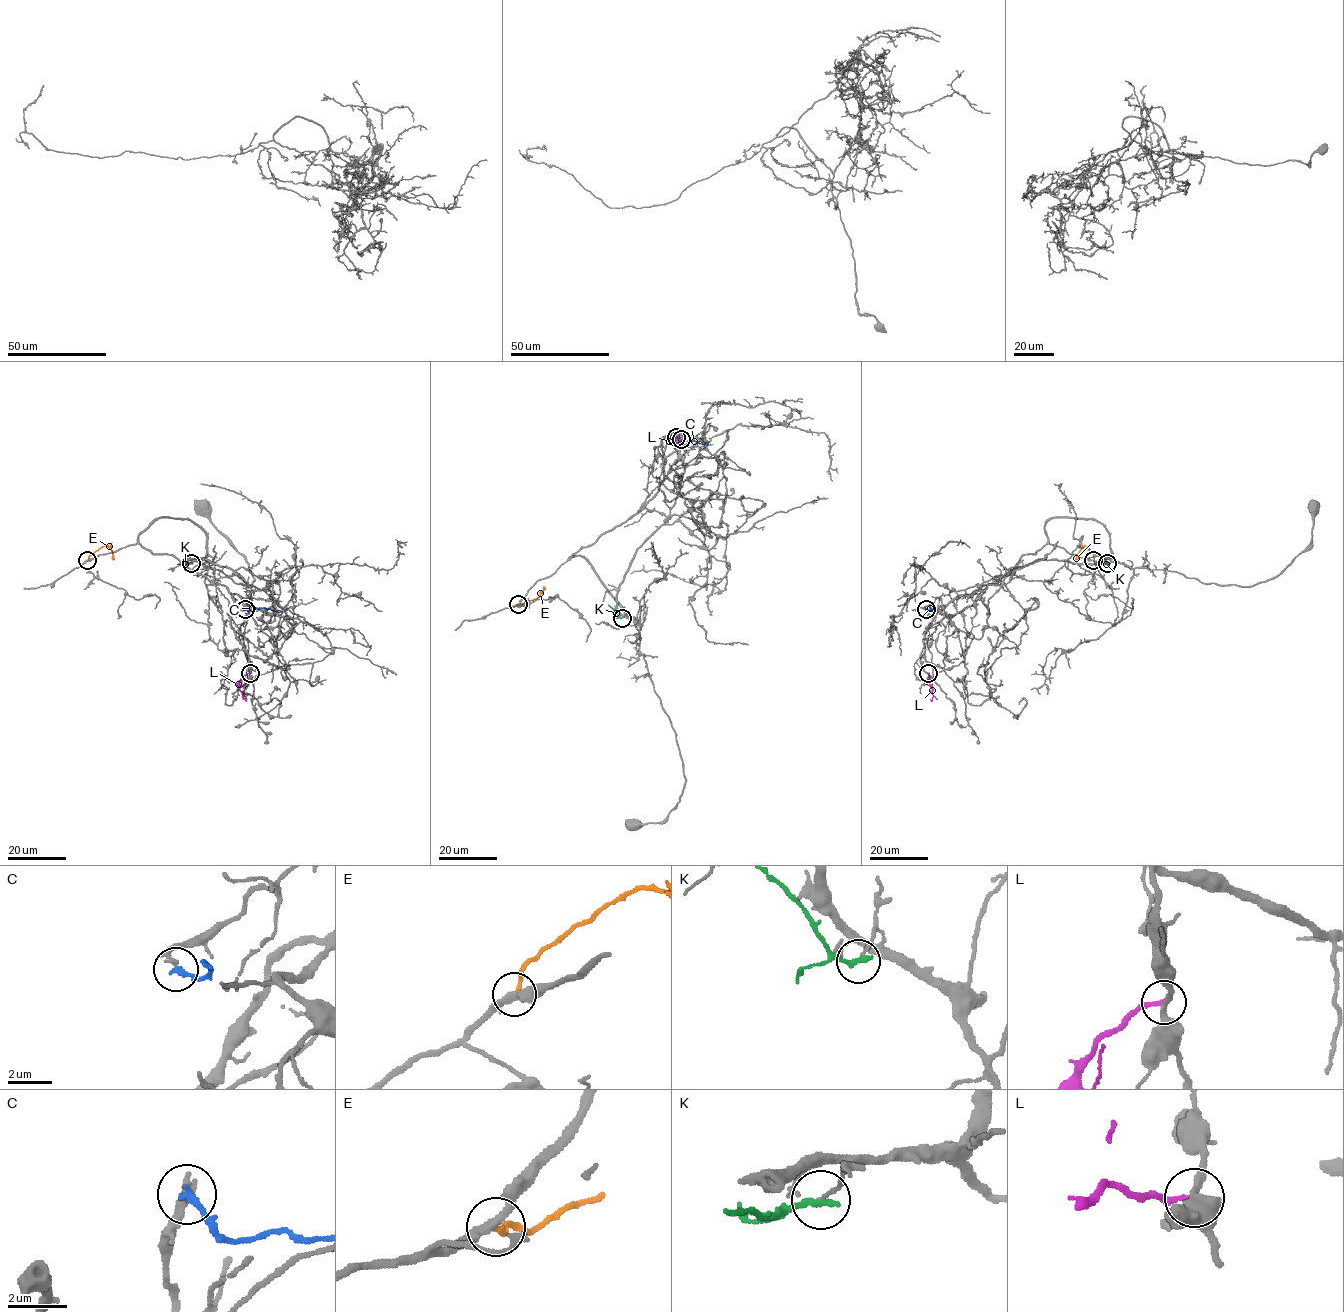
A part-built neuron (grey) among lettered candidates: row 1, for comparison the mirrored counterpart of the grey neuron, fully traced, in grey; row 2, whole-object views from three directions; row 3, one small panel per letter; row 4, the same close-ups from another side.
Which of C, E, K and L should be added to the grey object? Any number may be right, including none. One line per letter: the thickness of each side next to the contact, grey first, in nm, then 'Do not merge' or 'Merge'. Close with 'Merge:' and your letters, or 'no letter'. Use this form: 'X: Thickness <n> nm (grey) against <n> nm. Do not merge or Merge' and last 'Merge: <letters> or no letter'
C: Thickness 240 nm (grey) against 240 nm. Merge
E: Thickness 280 nm (grey) against 160 nm. Merge
K: Thickness 90 nm (grey) against 280 nm. Do not merge
L: Thickness 280 nm (grey) against 220 nm. Do not merge
Merge: C, E

